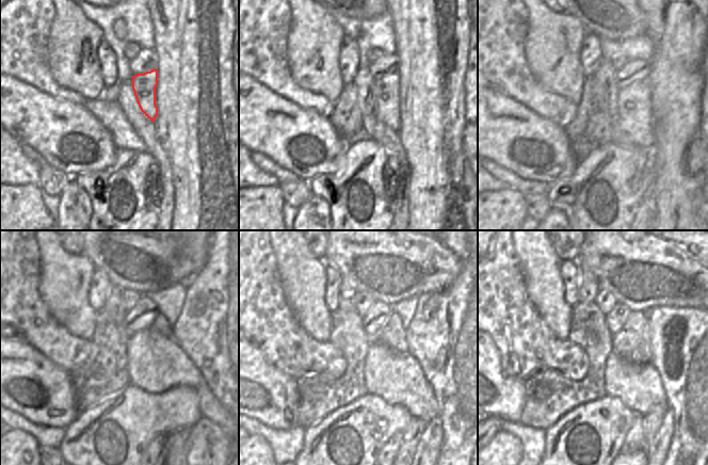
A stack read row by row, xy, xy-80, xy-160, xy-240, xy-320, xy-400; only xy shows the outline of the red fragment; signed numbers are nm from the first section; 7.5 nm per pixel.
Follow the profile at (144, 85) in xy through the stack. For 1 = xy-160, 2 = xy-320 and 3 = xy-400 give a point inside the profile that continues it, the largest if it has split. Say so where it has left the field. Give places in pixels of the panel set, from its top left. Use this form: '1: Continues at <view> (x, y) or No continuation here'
1: Continues at xy-160 (633, 114)
2: Continues at xy-320 (397, 378)
3: Continues at xy-400 (639, 387).

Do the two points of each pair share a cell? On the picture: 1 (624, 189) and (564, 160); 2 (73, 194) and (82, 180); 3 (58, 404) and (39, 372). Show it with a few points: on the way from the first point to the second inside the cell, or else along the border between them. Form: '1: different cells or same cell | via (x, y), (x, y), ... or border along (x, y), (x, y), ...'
1: different cells | border along (578, 161), (565, 175), (556, 181)
2: different cells | border along (74, 178), (89, 196), (91, 208)
3: same cell | via (52, 397), (51, 388), (43, 380)

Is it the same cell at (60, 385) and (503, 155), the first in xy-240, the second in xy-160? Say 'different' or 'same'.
same

